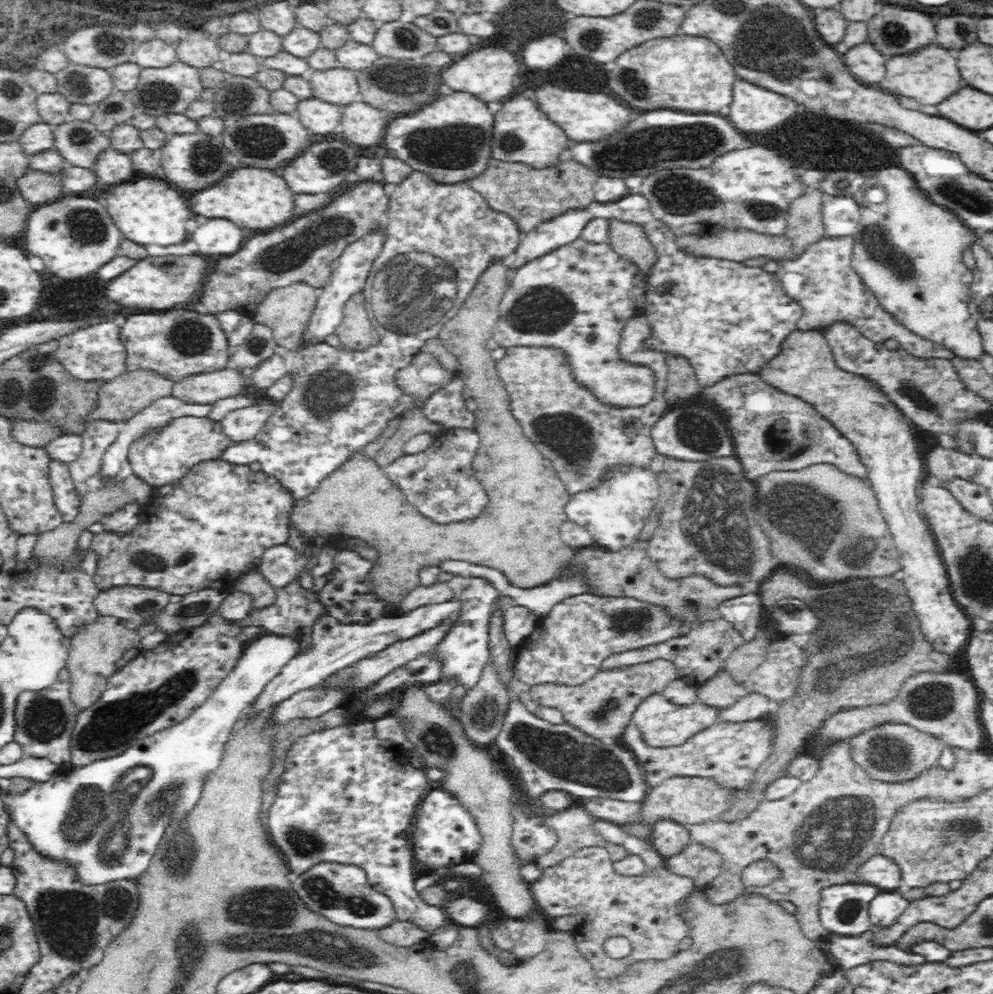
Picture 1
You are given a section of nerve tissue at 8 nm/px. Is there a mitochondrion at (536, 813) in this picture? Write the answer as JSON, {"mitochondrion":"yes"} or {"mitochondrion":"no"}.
{"mitochondrion":"no"}

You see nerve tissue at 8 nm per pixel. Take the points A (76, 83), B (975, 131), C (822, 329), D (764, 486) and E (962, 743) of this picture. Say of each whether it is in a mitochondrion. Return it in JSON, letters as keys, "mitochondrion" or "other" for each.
{"A":"mitochondrion","B":"other","C":"other","D":"mitochondrion","E":"other"}

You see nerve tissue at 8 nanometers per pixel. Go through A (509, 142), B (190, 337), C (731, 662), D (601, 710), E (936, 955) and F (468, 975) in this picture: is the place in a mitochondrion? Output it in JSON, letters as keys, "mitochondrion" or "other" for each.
{"A":"mitochondrion","B":"mitochondrion","C":"other","D":"mitochondrion","E":"other","F":"mitochondrion"}

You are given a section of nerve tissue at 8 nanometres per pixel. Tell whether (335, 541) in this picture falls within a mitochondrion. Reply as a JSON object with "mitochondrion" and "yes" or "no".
{"mitochondrion":"no"}

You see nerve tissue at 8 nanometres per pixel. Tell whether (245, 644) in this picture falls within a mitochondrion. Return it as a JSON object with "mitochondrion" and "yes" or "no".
{"mitochondrion":"no"}

